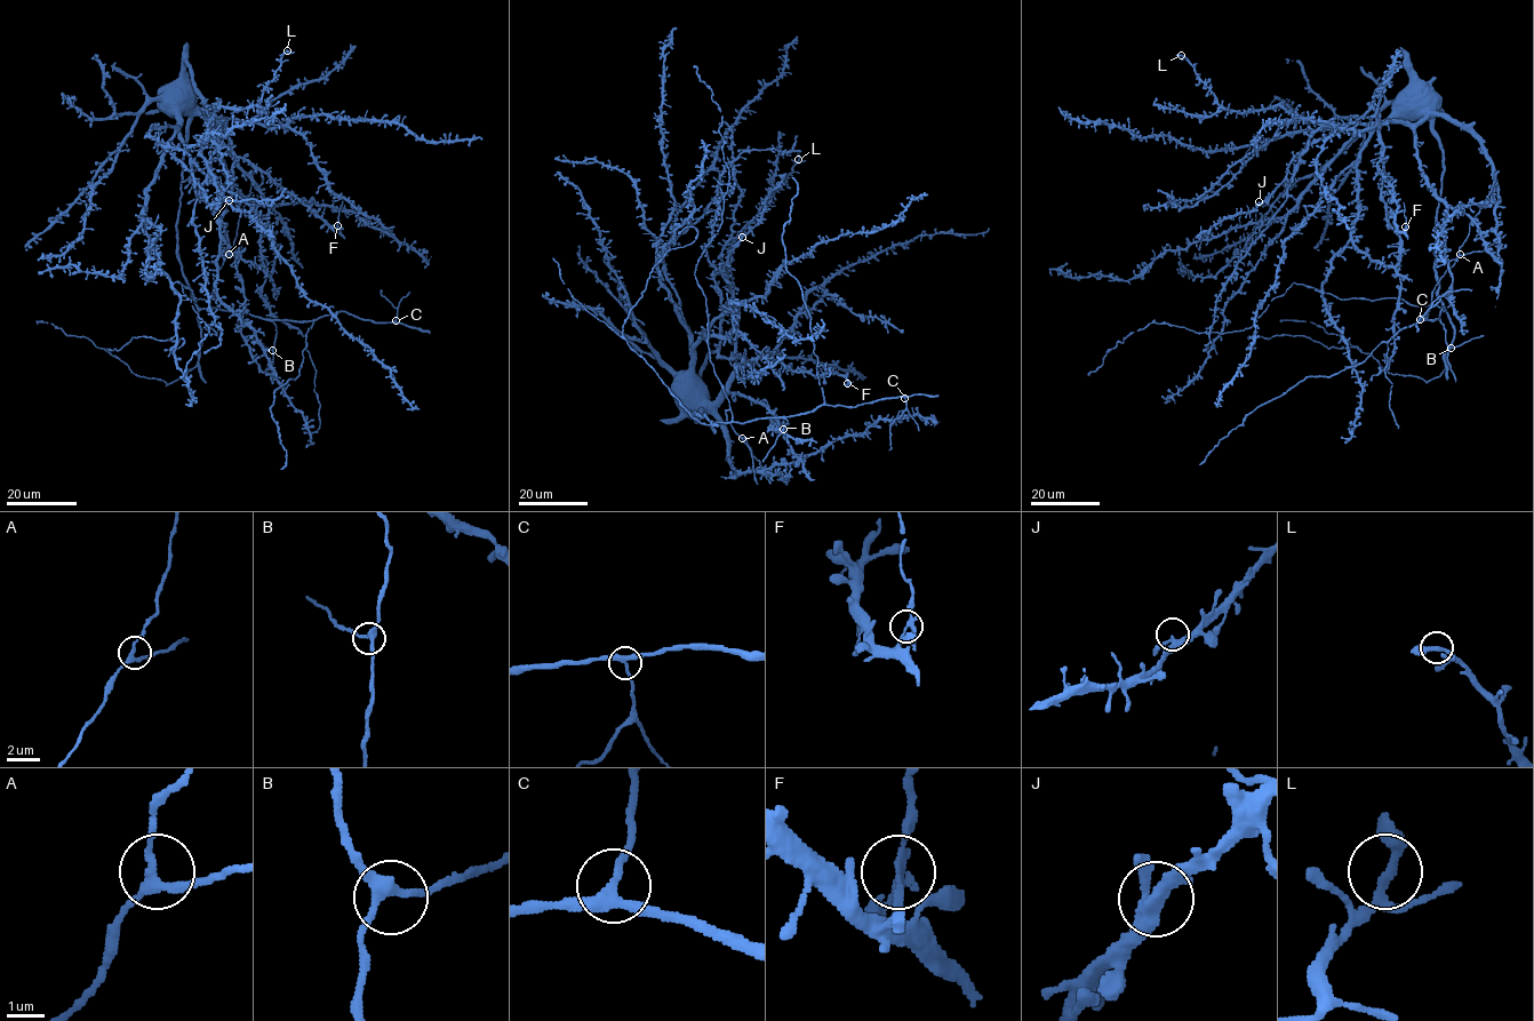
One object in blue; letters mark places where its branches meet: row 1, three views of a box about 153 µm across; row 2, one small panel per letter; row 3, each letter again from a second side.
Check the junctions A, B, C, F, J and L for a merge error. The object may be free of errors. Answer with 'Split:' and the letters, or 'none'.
Split: F

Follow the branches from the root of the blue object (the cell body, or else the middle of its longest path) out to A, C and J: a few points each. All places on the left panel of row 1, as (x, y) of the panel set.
A: (190, 106), (182, 105), (189, 130), (176, 258), (199, 308), (220, 309), (213, 277), (229, 254)
C: (190, 106), (182, 105), (189, 130), (176, 258), (193, 302), (290, 321), (336, 311), (396, 320)
J: (190, 106), (189, 98), (192, 97), (208, 120), (224, 121), (209, 173), (216, 188), (229, 200)

